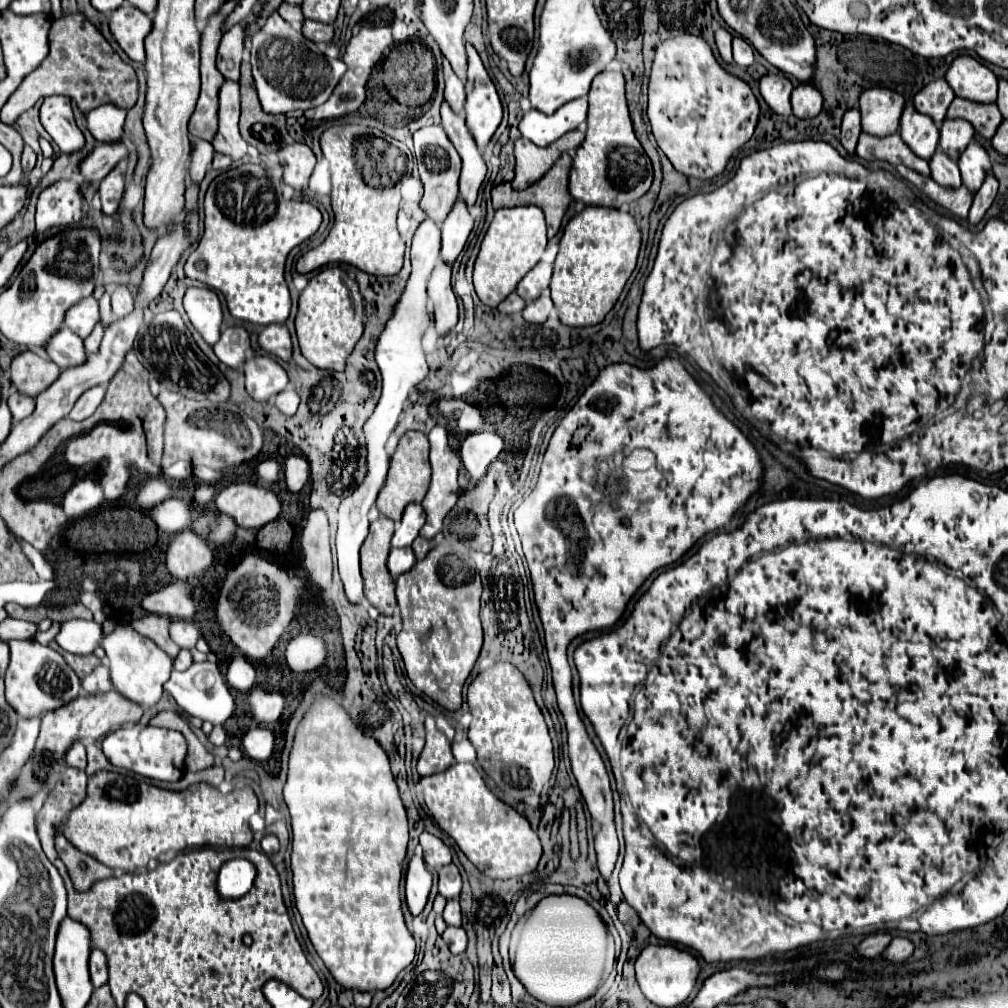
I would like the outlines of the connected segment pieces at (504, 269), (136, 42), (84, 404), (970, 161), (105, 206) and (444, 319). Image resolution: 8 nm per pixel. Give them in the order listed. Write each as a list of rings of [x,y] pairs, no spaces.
[[[510,207],[498,209],[484,239],[480,245],[480,253],[474,265],[474,289],[480,301],[488,307],[498,307],[522,277],[540,261],[542,251],[546,249],[546,223],[544,213],[538,207]]]
[[[124,1],[124,5],[120,5],[112,13],[110,29],[118,45],[132,61],[140,61],[140,63],[146,61],[144,39],[152,31],[152,19],[148,15],[144,15],[138,7]]]
[[[96,385],[96,387],[84,391],[78,397],[78,401],[72,407],[72,411],[68,413],[68,419],[72,419],[72,421],[84,421],[84,419],[88,419],[96,411],[96,407],[102,403],[104,393],[106,393],[106,385]]]
[[[970,141],[970,145],[960,153],[958,167],[962,173],[962,183],[966,183],[966,187],[972,191],[978,191],[984,177],[992,171],[990,157],[978,141]]]
[[[114,167],[100,183],[100,199],[102,199],[102,211],[104,215],[114,215],[118,211],[122,193],[124,193],[124,175],[118,167]]]
[[[440,259],[428,281],[428,297],[436,317],[436,331],[440,335],[448,333],[458,321],[458,303],[450,287],[450,273],[452,273],[450,263]]]

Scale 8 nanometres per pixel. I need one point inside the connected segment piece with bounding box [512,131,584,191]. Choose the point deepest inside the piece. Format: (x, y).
(532, 162)

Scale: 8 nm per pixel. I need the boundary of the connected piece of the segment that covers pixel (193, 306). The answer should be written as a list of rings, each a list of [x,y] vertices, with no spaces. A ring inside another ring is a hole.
[[[190,287],[184,295],[184,309],[194,329],[204,337],[208,345],[214,345],[216,339],[220,339],[222,325],[222,305],[218,295],[206,287]]]

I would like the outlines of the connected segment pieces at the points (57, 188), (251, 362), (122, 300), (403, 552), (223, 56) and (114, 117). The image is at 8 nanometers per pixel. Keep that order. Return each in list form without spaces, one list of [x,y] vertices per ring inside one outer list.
[[[58,181],[44,189],[36,207],[36,233],[42,235],[52,227],[74,227],[86,217],[84,195],[76,181]]]
[[[256,355],[244,363],[246,391],[254,401],[268,401],[288,385],[286,371],[276,359],[268,355]]]
[[[116,287],[112,291],[112,313],[122,319],[134,311],[134,297],[126,287]]]
[[[410,547],[392,549],[390,557],[388,557],[388,571],[392,573],[392,577],[398,577],[400,573],[410,571],[414,563],[416,563],[416,557],[414,557],[414,551]]]
[[[246,21],[236,23],[234,27],[230,27],[218,47],[218,67],[220,73],[226,79],[238,79],[240,77],[240,63],[242,63],[242,53],[246,47]]]
[[[114,103],[100,105],[94,111],[88,111],[86,127],[98,141],[112,143],[112,141],[122,137],[122,127],[124,127],[126,113],[128,113],[128,109],[122,109]]]

